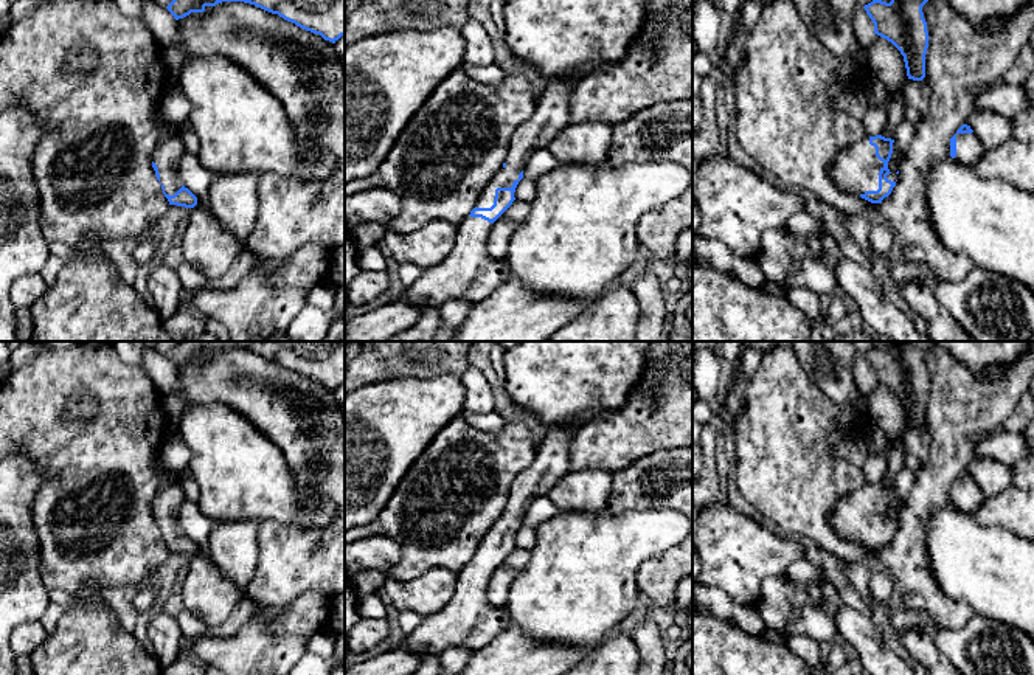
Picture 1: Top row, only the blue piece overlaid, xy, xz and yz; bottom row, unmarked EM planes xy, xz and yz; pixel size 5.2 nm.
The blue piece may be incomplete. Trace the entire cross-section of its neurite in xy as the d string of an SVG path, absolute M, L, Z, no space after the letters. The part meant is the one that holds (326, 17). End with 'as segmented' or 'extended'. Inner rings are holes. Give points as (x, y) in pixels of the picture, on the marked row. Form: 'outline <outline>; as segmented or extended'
outline M172 0L166 8L179 20L222 2L255 5L332 43L345 36L345 0Z; as segmented

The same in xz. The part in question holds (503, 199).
outline M574 78L546 81L545 90L539 95L534 113L514 132L503 168L484 188L470 214L458 225L453 250L439 264L424 268L421 278L404 290L402 296L407 301L422 306L425 310L439 310L447 299L463 299L475 304L511 278L508 262L505 259L491 259L486 253L492 223L515 200L515 188L523 178L523 171L531 155L539 149L546 149L548 143L568 124L570 101L576 84Z; extended

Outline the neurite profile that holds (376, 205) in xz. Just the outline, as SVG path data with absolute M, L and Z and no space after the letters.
M370 188L345 197L345 228L359 223L387 225L401 213L402 200L388 188Z

